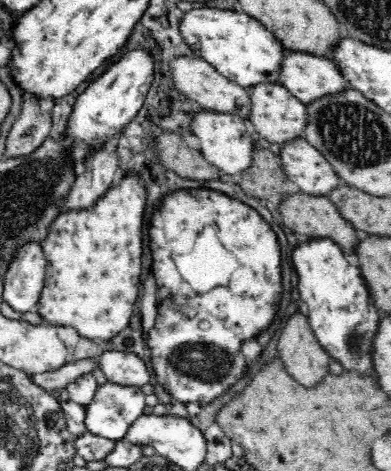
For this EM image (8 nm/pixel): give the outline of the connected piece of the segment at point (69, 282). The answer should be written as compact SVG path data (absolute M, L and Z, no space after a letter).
M124 177L118 187L113 187L92 210L62 214L48 228L48 236L42 240L48 258L48 272L36 305L41 320L50 326L70 326L78 334L89 340L108 341L117 337L124 328L128 328L134 314L134 304L140 294L140 262L142 262L142 206L144 206L144 188L138 179Z

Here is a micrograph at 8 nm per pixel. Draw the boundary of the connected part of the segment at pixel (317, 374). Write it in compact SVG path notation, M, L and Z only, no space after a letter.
M299 307L294 314L290 315L281 334L278 350L280 350L282 360L286 360L286 368L290 368L290 372L294 372L294 376L298 376L298 380L302 380L302 384L306 384L306 386L316 384L322 378L322 372L328 372L328 362L332 357L314 334L304 307Z

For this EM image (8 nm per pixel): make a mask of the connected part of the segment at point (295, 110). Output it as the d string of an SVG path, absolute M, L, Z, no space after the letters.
M258 82L248 86L248 99L250 99L250 110L245 118L250 120L260 138L272 143L280 143L290 140L291 137L302 135L304 103L295 99L278 82Z

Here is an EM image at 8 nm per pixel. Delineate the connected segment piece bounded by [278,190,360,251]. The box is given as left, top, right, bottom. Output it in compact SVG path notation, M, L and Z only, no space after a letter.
M300 190L299 192L281 194L278 212L284 218L284 224L292 228L298 235L306 237L321 234L322 237L333 238L342 249L354 250L359 240L359 231L353 228L348 220L343 219L332 201L323 195L314 195Z

